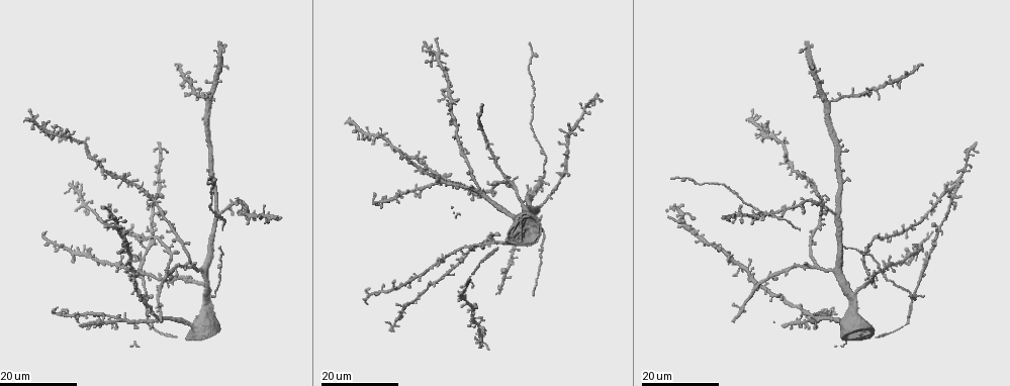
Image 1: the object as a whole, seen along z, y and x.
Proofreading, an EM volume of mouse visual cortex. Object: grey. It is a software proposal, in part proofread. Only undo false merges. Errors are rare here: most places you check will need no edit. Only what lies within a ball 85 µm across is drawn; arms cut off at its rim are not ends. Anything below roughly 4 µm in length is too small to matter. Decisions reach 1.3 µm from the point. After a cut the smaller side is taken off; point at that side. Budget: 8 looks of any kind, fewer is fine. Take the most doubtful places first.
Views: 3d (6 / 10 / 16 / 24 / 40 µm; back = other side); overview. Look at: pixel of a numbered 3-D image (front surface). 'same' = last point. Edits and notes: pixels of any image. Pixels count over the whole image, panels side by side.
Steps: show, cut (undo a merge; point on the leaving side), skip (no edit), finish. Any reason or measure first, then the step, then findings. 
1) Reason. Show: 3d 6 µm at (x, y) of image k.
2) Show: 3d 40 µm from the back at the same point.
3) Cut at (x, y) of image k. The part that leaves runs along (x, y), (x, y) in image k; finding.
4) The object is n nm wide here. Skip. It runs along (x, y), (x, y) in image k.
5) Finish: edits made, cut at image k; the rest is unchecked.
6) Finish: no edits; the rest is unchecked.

Show: 3d 16 µm at (213, 250) of image 1.

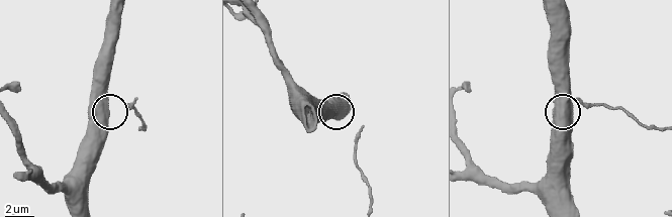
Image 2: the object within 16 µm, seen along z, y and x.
Show: 3d 6 µm at (109, 111) of image 2.

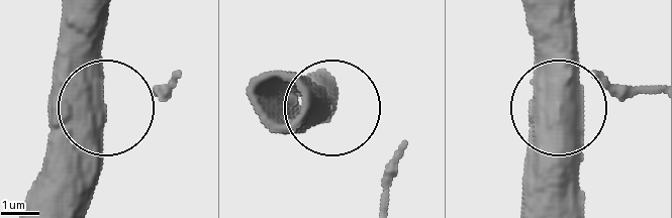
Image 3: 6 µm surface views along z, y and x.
The side arm is 31 µm long. Skip. One neuron here.

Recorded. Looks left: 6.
Three arms meet. Show: 3d 24 µm at (567, 142) of image 1.

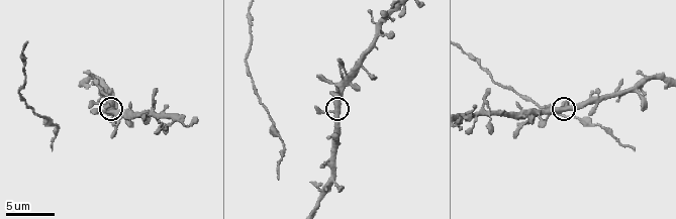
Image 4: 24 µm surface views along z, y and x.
Show: 3d 6 µm at (334, 111) of image 4.

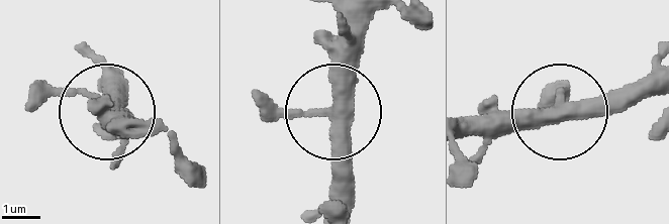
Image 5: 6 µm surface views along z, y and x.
3 arms meet here. Skip. It runs along (100, 73), (110, 83), (110, 121) in image 5; all the same neuron.

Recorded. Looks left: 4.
Show: 3d 6 µm at (579, 117) of image 4.

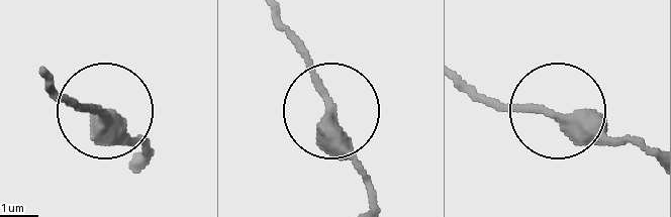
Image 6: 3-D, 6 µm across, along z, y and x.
Skip. Continuous, no second neuron.

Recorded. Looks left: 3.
Show: 3d 24 µm at (816, 318) of image 1.

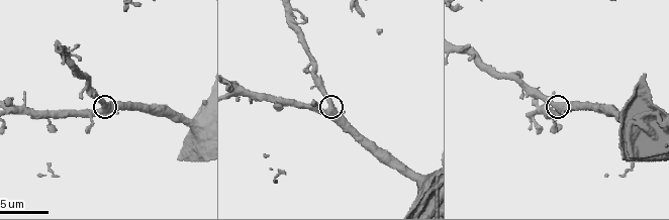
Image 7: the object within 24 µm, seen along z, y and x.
Closer look. Show: 3d 10 µm at (558, 106) of image 7.

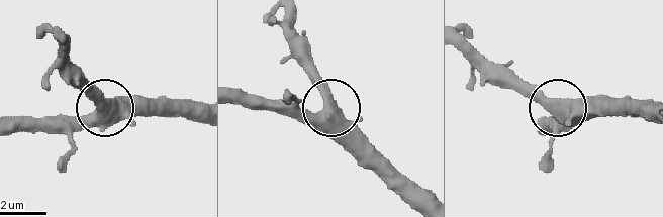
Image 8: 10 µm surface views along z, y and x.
The side arm is 34 µm long. Skip. It runs along (197, 120), (105, 111), (55, 119) in image 8; all the same neuron.

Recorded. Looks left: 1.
Finish: no edits; the rest is unchecked.

